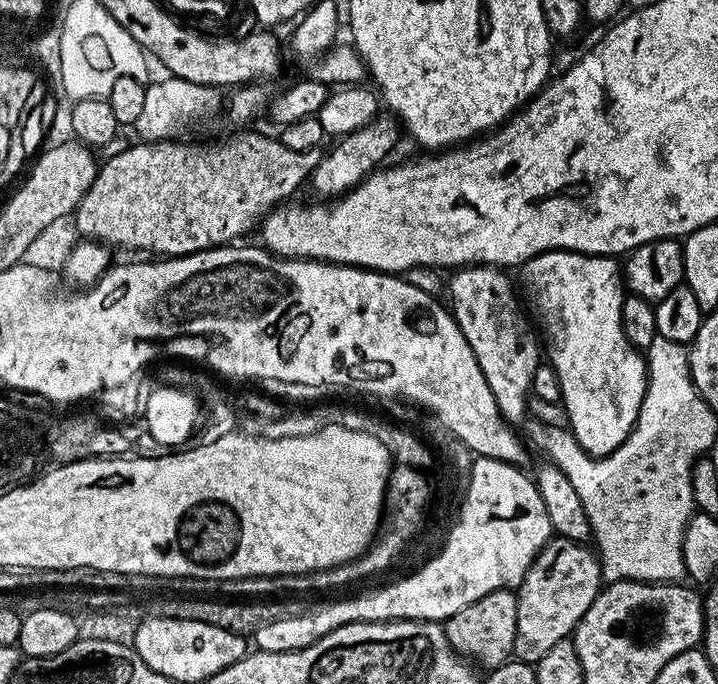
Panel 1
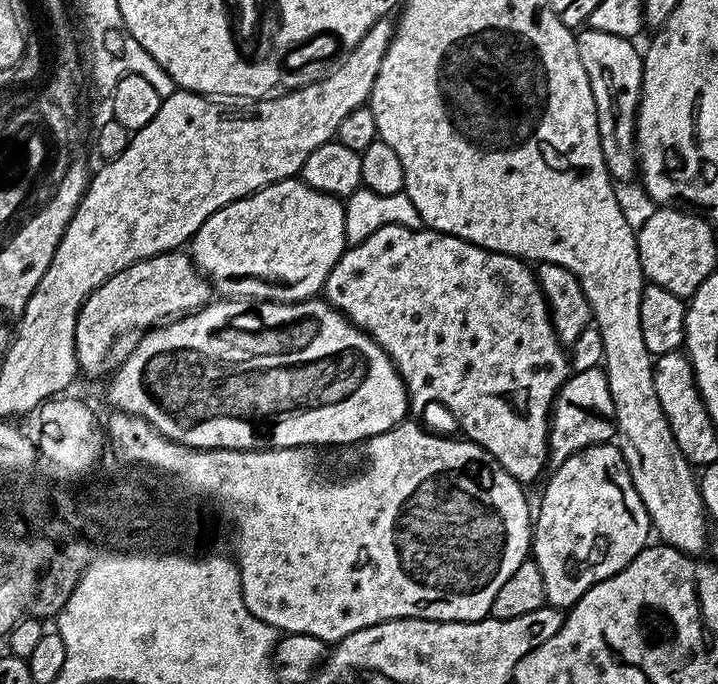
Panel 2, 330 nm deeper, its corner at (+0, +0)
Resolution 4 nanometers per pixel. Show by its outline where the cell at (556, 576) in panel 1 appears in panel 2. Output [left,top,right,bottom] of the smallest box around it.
[531,443,650,610]

